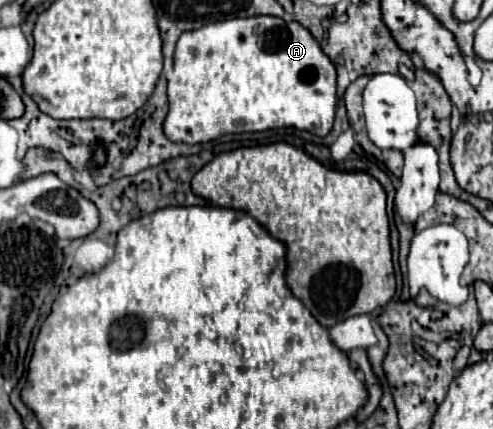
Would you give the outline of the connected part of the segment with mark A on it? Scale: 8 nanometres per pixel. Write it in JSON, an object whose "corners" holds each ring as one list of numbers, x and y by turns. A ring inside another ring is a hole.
{"corners":[[252,16,252,18,232,18,222,22,206,24,198,30,184,32,176,44,174,52,174,72,168,78,168,100,170,100,170,112,164,120,164,134,172,142,186,142,186,144,200,144,216,140,224,134,238,134,238,132,262,132,272,128,298,128,308,130,318,136,326,136,332,128,334,114,336,114,336,68,332,60,324,54,320,42,298,22,286,22,276,16]]}

